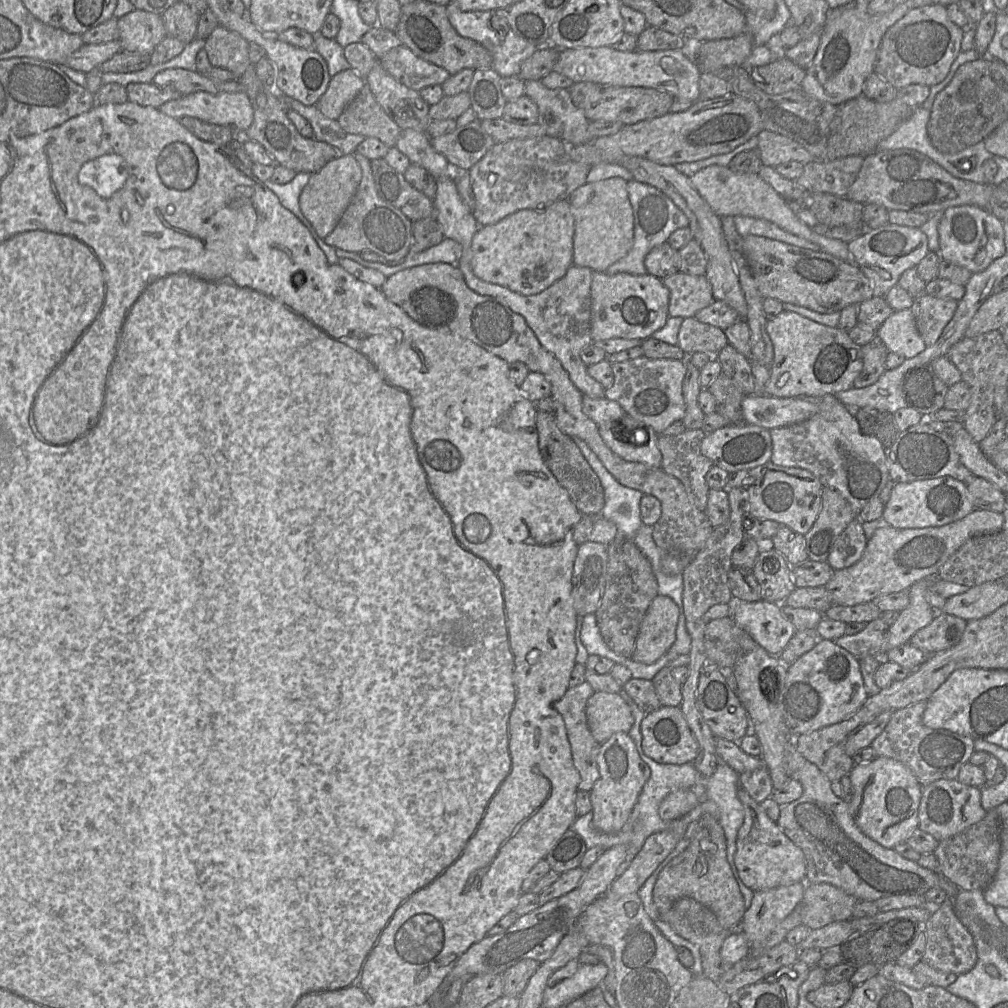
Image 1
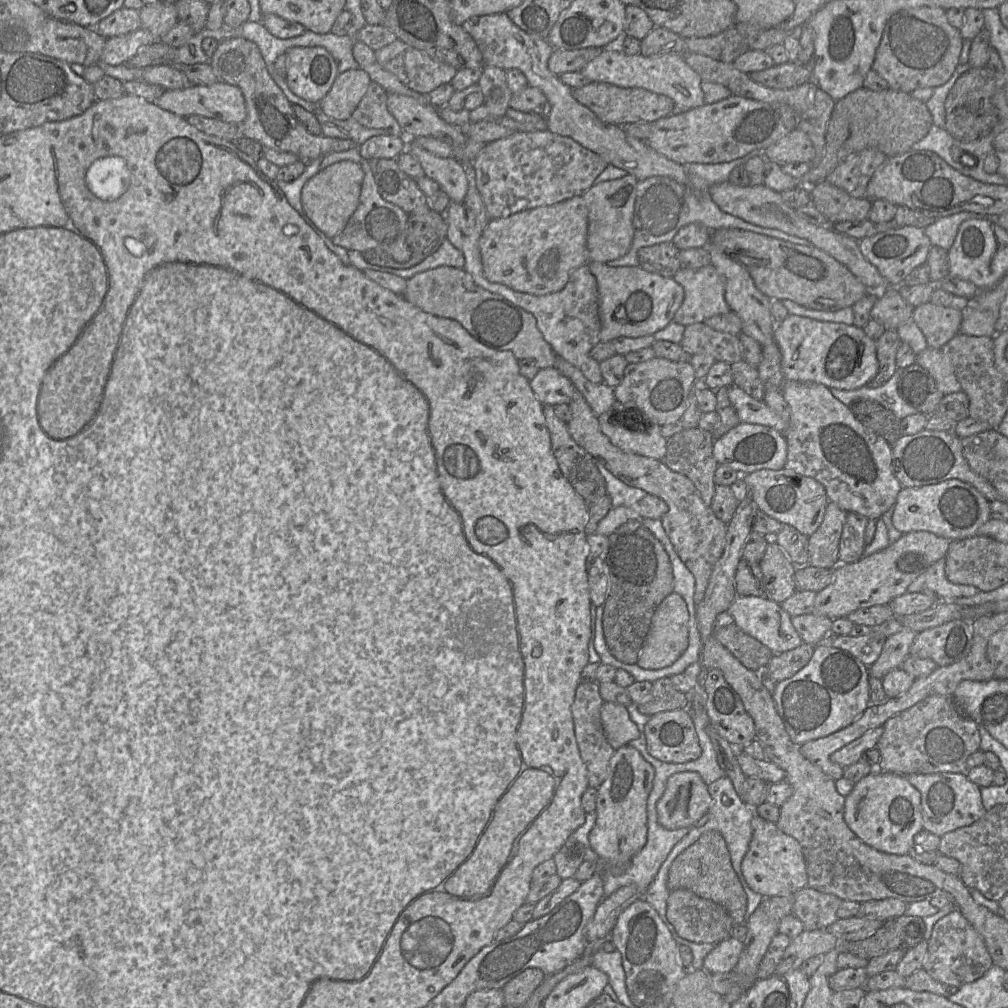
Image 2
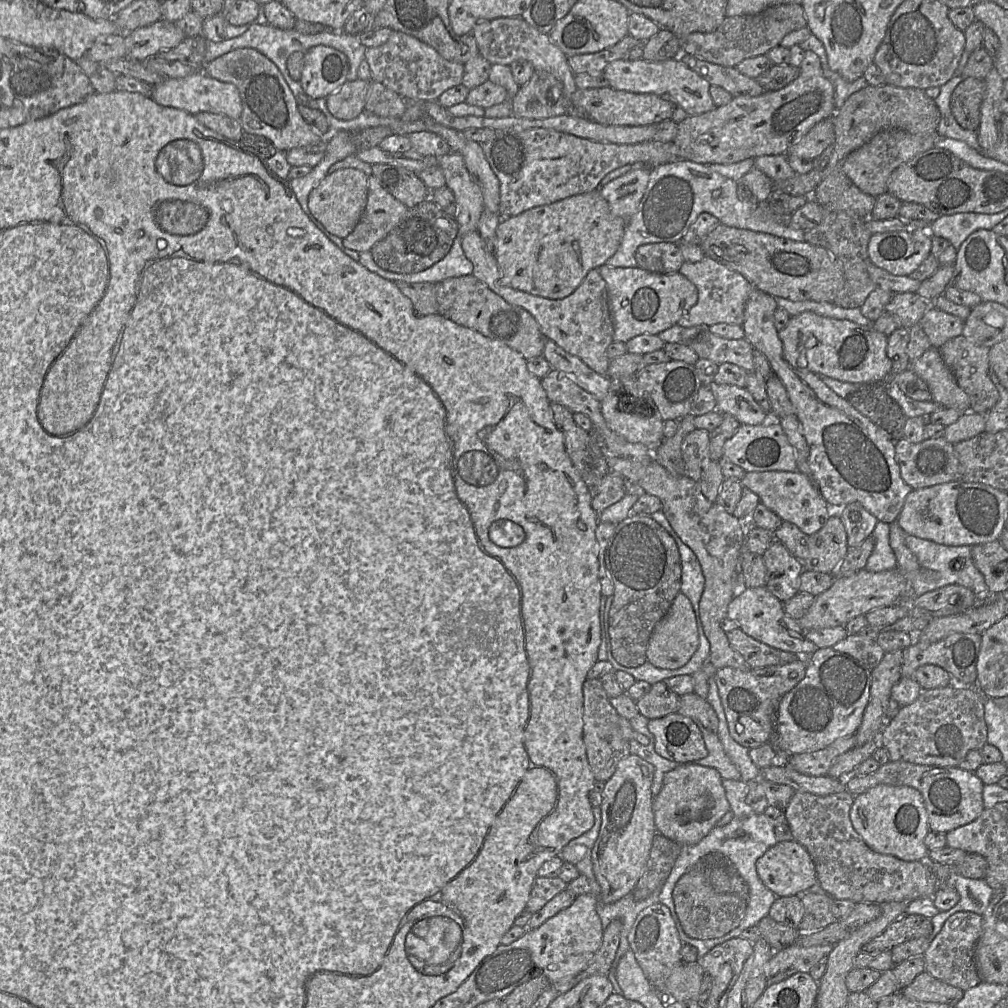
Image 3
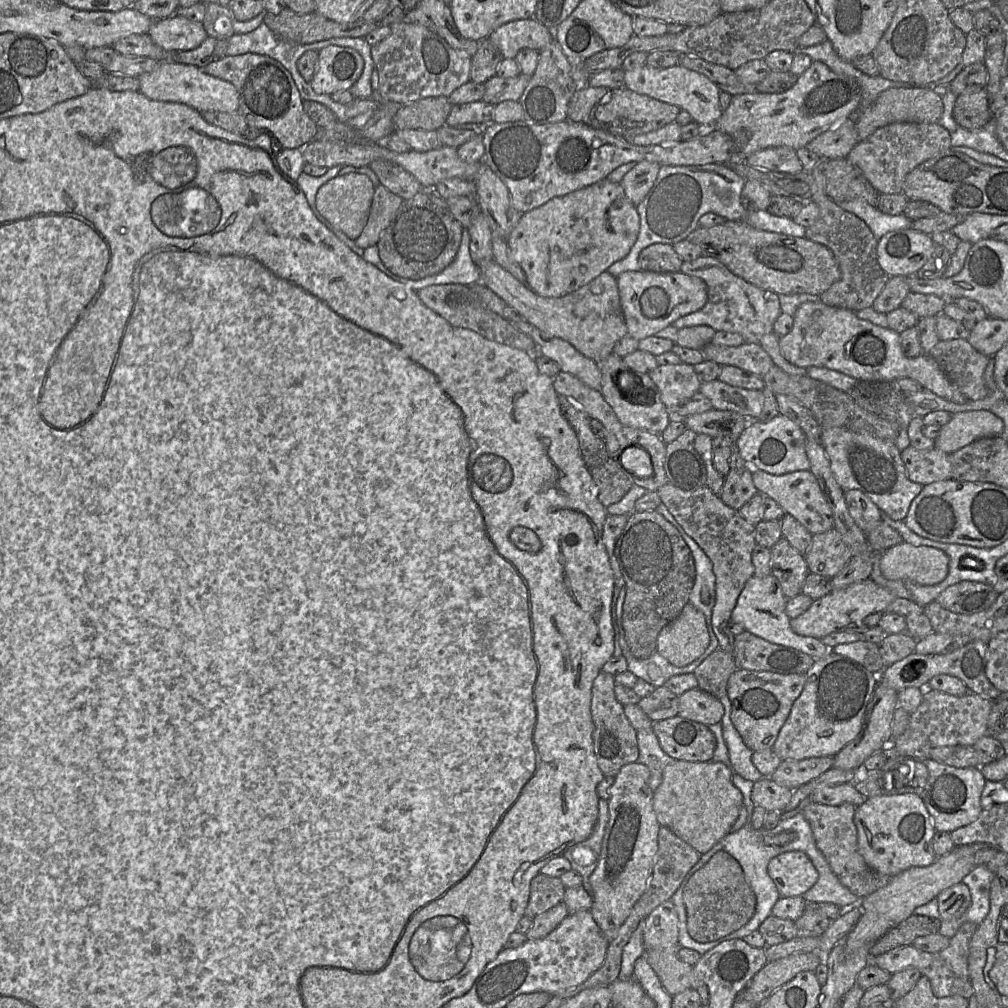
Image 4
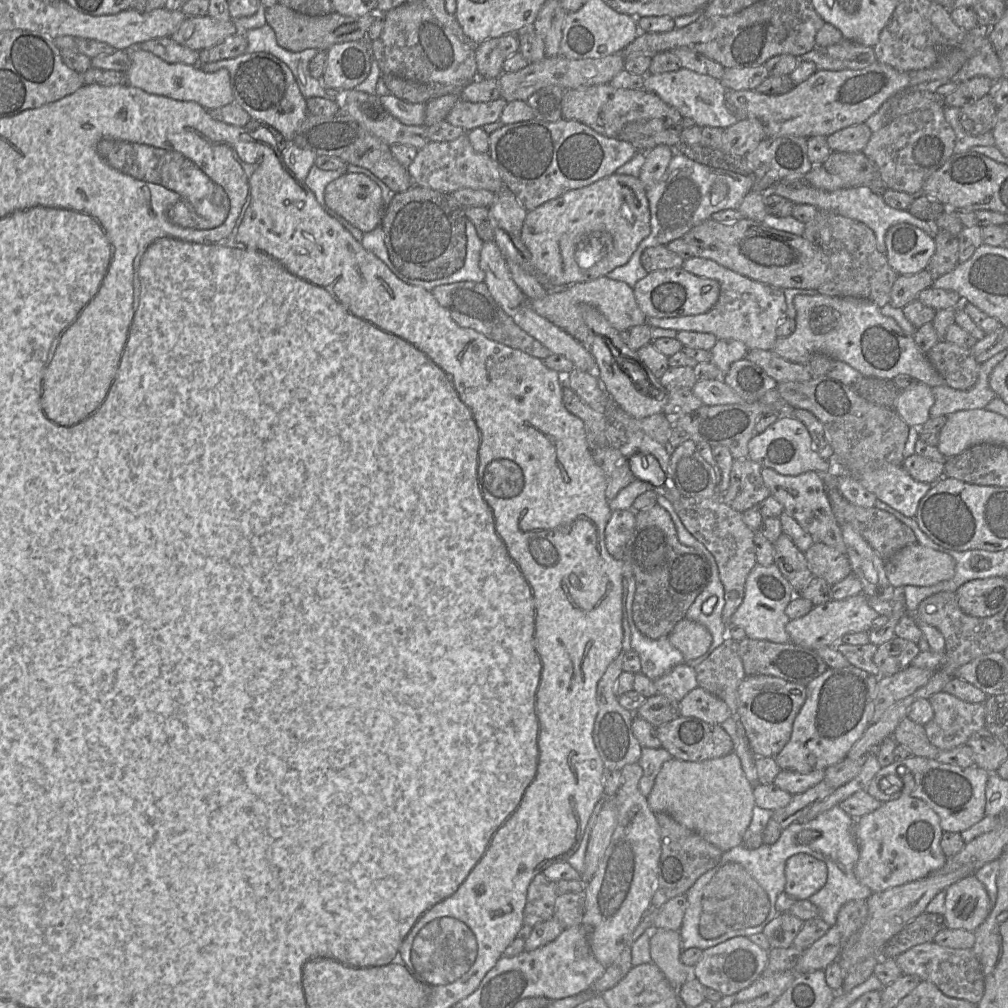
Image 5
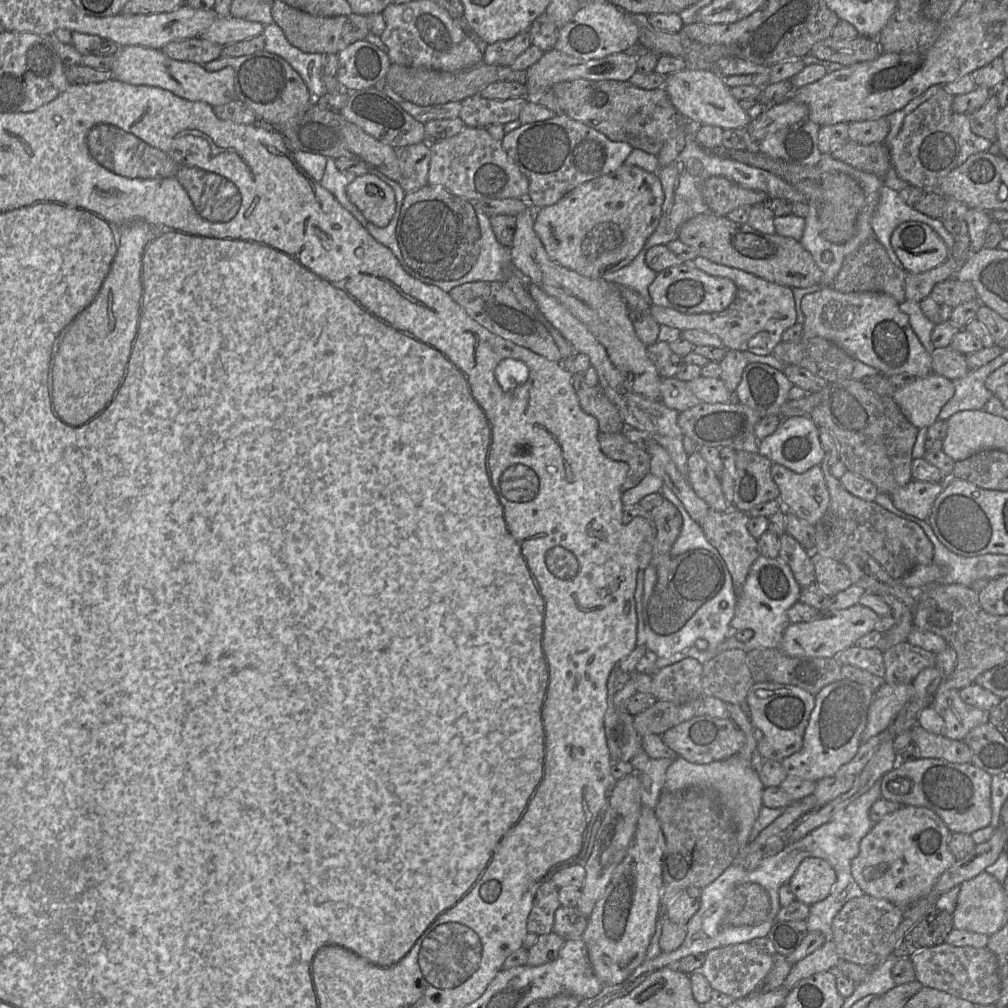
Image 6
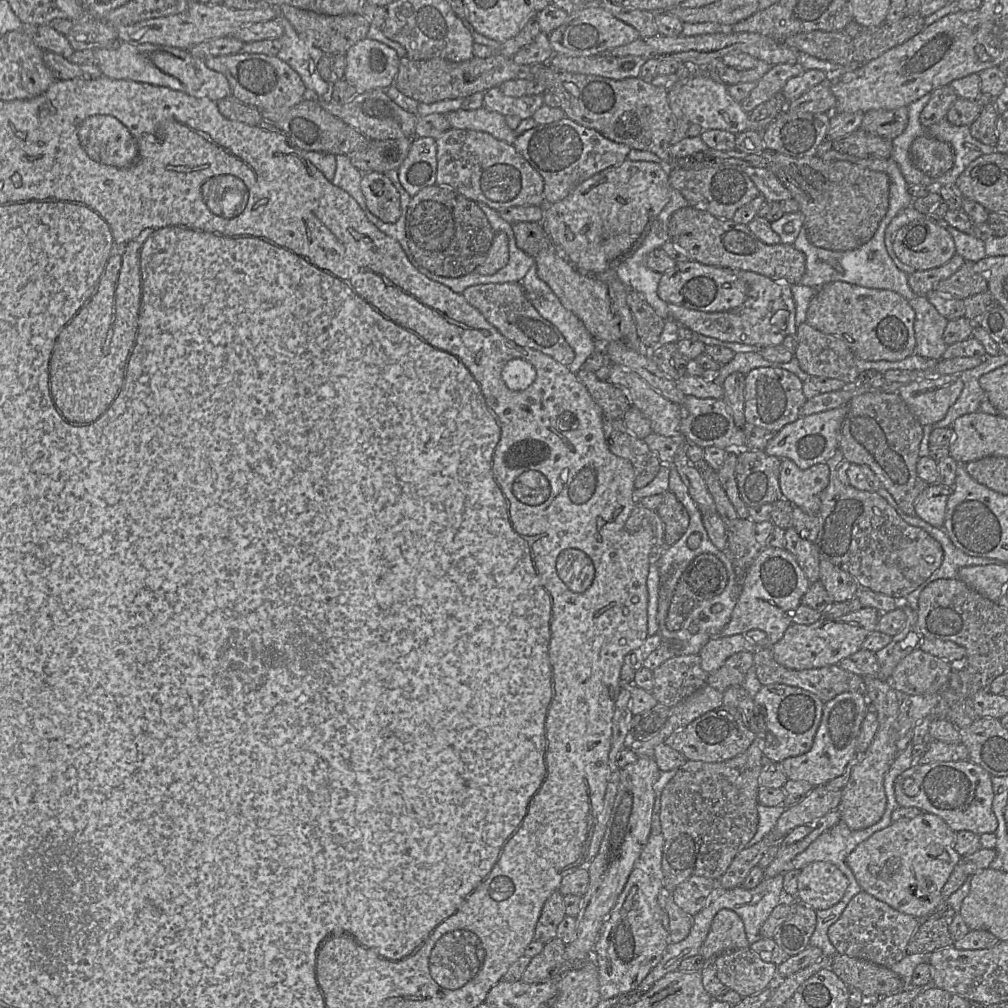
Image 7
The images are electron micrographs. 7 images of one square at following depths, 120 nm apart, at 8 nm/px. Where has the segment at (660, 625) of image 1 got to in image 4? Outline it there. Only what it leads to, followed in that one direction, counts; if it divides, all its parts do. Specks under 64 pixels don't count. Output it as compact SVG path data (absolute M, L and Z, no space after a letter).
M688 602L681 613L659 633L656 652L667 659L672 665L684 667L701 656L707 649L709 642L710 637L704 614Z

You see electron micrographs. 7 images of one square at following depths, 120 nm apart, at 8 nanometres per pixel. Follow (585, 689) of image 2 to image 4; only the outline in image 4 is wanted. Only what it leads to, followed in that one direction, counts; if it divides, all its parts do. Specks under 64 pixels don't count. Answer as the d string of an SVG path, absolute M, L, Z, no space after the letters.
M600 671L593 681L591 690L594 754L602 773L614 777L624 765L637 762L639 756L637 731L626 717L623 705L615 697L615 685L614 675Z

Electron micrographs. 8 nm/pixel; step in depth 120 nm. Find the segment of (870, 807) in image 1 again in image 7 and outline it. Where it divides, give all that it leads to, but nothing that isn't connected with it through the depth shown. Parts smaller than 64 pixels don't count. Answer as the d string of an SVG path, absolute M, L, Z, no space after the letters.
M922 812L912 819L892 822L888 827L875 832L860 843L846 861L863 891L900 912L923 920L940 906L942 888L962 858L954 849L955 834L942 818Z

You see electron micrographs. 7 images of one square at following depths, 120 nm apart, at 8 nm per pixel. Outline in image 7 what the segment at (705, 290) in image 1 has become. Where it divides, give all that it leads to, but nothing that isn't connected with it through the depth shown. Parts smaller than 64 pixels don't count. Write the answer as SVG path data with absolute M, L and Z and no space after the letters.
M732 269L732 272L748 286L748 296L742 305L725 312L702 312L669 303L671 318L705 336L763 348L781 345L786 336L797 333L796 305L790 284L776 282L755 272L740 269Z

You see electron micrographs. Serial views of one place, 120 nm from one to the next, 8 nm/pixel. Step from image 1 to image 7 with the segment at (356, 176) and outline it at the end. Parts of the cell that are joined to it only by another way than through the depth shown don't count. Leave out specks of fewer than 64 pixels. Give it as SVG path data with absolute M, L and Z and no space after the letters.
M363 173L360 188L368 210L374 216L390 224L398 220L401 215L400 195L384 173Z

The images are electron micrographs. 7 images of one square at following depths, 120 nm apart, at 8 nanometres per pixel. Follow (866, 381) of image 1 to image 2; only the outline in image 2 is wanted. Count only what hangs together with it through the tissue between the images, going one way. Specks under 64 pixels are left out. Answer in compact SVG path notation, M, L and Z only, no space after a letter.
M894 329L886 330L876 341L876 355L879 370L876 376L866 385L876 388L885 384L897 370L896 353L901 340Z

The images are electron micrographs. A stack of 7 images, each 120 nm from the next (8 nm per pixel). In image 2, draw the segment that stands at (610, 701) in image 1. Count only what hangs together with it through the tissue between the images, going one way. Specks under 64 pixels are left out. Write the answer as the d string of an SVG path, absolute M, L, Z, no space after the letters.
M604 701L600 718L605 736L615 750L629 745L640 736L637 725L631 720L624 705Z

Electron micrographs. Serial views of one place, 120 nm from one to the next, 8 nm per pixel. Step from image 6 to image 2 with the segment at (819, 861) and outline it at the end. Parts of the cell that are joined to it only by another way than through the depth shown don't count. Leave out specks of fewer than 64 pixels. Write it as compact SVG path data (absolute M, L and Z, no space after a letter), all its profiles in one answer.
M754 808L751 820L752 839L741 863L741 870L748 886L766 897L793 895L808 886L808 876L803 851L799 842L785 834L775 823L760 817Z

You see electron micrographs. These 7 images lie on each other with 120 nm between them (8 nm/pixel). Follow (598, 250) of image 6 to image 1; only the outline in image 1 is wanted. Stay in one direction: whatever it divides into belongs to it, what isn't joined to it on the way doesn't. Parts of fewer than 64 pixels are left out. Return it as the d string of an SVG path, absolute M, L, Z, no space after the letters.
M568 200L519 210L495 224L479 227L471 242L471 268L483 281L522 295L535 295L562 278L573 265L575 221Z

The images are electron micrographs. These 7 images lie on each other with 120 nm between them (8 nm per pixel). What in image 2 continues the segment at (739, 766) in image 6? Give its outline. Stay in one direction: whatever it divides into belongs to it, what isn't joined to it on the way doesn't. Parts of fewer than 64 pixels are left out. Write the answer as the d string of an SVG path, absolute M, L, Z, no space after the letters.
M680 772L669 777L657 804L659 823L669 830L694 827L711 806L708 785L697 772Z

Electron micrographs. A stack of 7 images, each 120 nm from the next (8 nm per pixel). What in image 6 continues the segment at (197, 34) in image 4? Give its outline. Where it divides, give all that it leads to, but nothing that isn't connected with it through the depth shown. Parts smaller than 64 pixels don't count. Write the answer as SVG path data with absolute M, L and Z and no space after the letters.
M217 17L199 37L226 46L261 35L265 26L260 22L249 21L245 18Z

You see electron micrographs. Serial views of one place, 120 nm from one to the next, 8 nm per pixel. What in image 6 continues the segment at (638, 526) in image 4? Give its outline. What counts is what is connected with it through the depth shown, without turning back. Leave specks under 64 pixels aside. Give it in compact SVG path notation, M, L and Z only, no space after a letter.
M663 499L658 506L650 510L650 513L656 527L656 535L652 545L652 559L649 566L655 567L657 582L645 604L643 604L643 619L644 625L647 622L655 633L669 635L680 630L704 603L708 602L719 592L725 581L723 572L725 562L722 558L717 560L713 553L704 549L694 549L680 555L673 555L671 548L677 540L683 524L681 513L666 499Z

